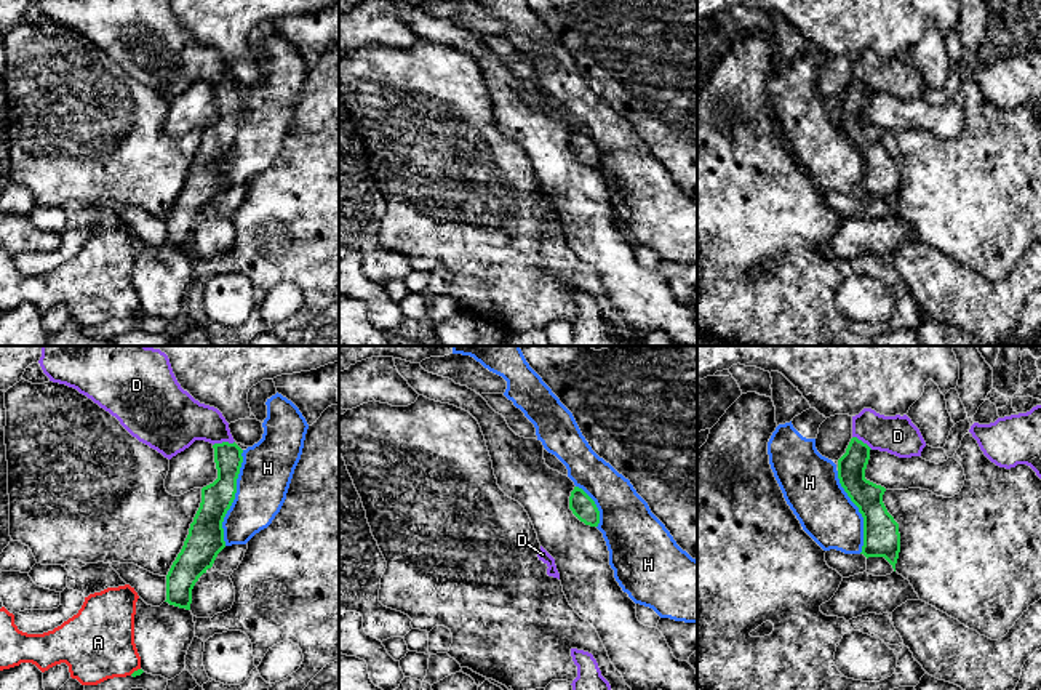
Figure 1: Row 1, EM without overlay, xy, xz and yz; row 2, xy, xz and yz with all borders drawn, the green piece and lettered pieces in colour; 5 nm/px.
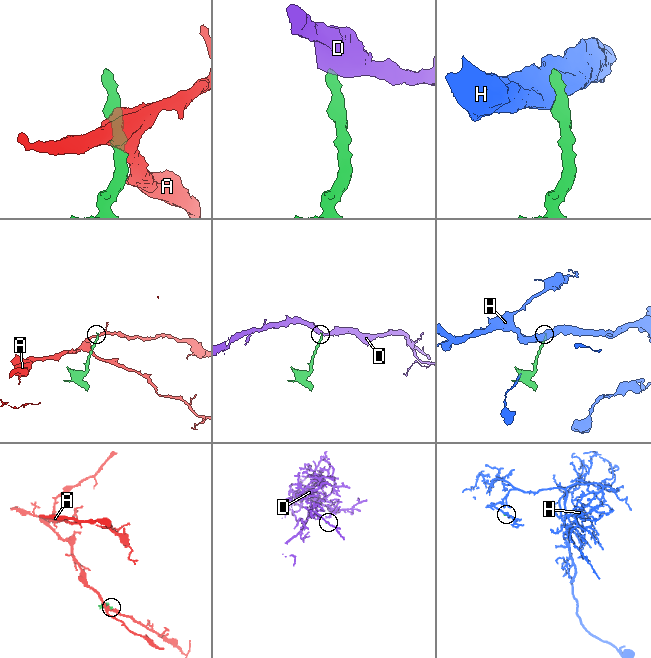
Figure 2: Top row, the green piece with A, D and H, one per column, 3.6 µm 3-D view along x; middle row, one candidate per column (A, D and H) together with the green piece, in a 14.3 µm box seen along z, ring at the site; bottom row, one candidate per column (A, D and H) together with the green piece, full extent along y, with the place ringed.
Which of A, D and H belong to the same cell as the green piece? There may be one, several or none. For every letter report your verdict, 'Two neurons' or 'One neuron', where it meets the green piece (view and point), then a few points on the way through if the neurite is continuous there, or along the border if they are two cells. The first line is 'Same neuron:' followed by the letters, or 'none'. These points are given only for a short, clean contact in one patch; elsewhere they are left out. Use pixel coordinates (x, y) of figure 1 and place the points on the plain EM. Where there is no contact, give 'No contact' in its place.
Same neuron: D
A: Two neurons. Touches green at xy (135, 312)
D: One neuron. Touches green at xy (223, 84). Path across: xy (227, 98), (223, 84), (202, 63), (179, 61)
H: Two neurons. Touches green at xy (234, 140)

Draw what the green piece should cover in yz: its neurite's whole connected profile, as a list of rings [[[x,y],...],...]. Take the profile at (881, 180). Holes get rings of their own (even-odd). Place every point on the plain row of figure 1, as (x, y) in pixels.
[[[864,50],[852,58],[852,80],[838,101],[838,120],[851,142],[864,158],[862,194],[868,199],[884,199],[895,213],[900,194],[899,165],[887,154],[884,128],[865,120],[871,91],[887,93],[899,99],[921,98],[926,83],[919,70],[903,56],[884,58]]]

